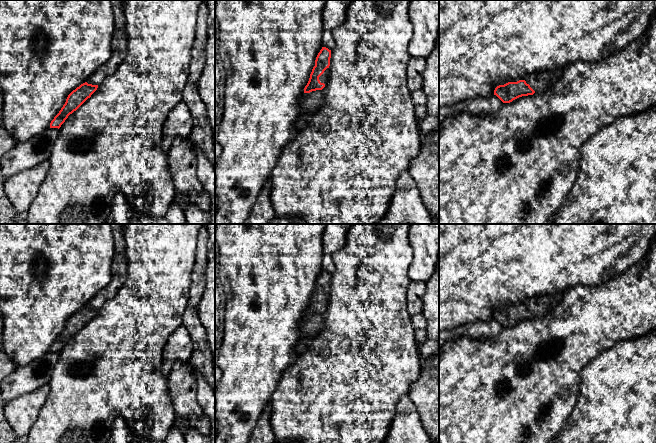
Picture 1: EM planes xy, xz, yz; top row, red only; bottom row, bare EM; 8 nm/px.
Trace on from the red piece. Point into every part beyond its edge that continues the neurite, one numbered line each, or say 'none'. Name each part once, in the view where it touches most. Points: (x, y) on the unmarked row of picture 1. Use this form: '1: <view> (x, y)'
1: xz (323, 302)

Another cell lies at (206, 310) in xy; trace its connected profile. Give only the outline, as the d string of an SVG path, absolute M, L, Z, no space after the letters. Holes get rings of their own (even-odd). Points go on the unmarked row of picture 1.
M215 224L203 225L208 231L207 268L205 271L205 289L198 306L198 315L206 330L215 370Z

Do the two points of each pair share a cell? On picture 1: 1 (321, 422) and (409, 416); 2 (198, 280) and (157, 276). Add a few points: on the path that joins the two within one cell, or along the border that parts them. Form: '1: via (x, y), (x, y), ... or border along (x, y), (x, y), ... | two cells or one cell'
1: border along (402, 395), (396, 404), (395, 413), (387, 432) | two cells
2: border along (195, 256), (189, 288), (189, 300), (187, 302) | two cells

